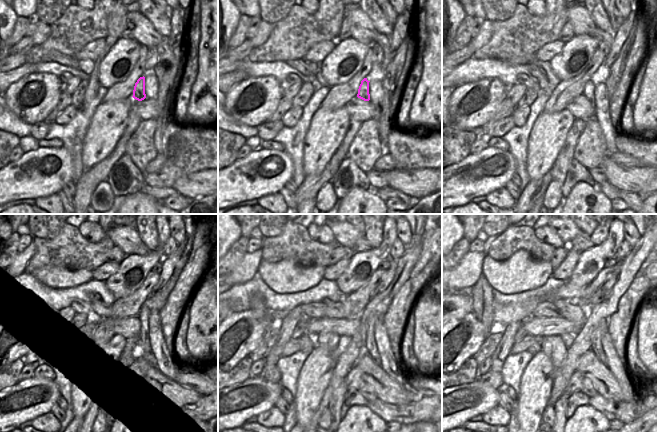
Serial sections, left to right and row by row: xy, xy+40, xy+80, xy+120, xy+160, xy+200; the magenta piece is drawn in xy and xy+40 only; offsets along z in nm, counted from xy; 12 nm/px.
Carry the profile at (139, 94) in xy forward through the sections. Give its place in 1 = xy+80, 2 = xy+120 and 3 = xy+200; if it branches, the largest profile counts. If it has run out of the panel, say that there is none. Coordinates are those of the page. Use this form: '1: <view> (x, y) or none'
1: xy+80 (588, 92)
2: xy+120 (144, 332)
3: xy+200 (596, 347)

